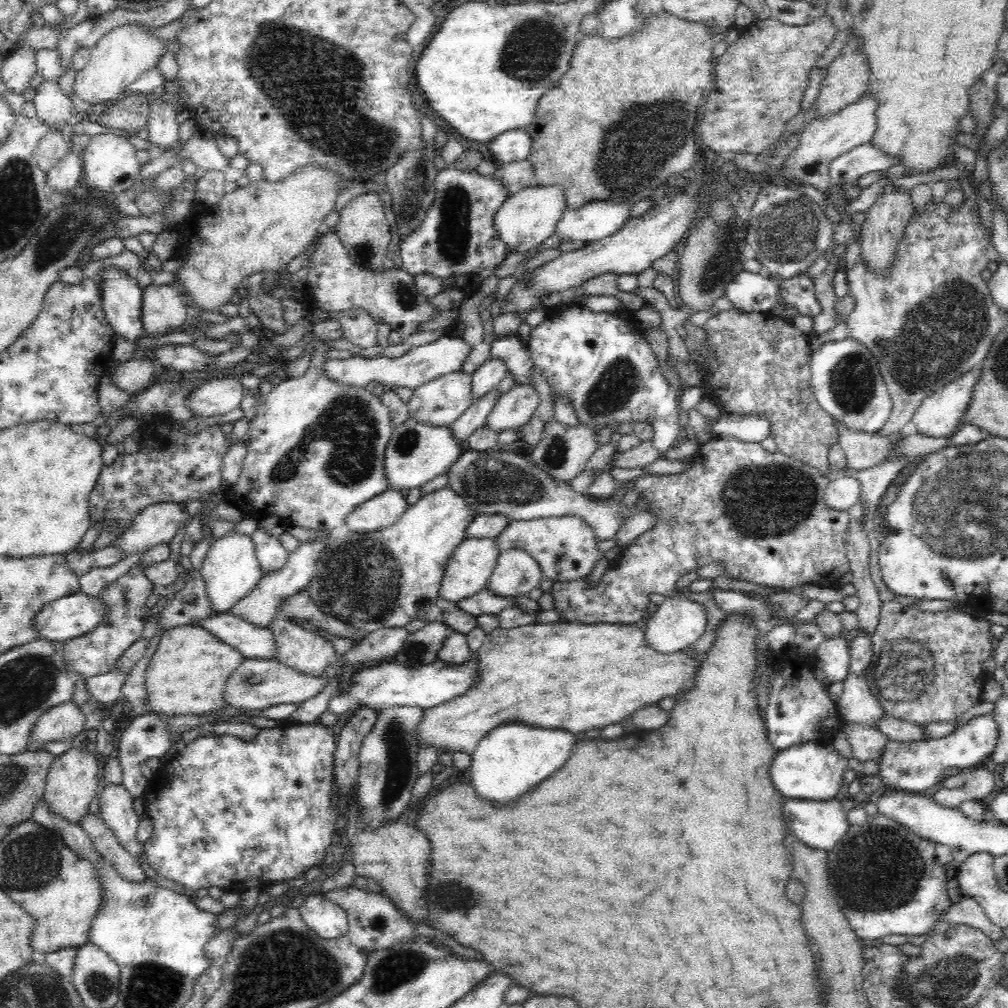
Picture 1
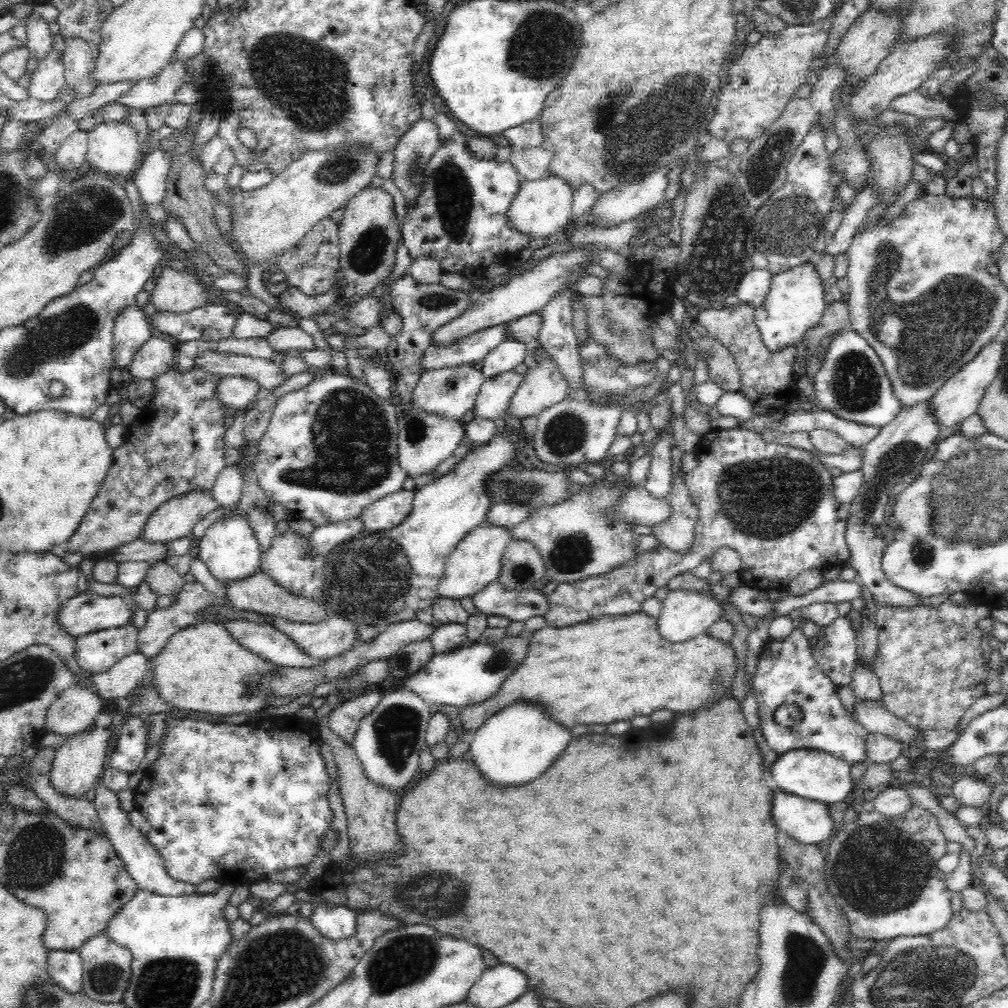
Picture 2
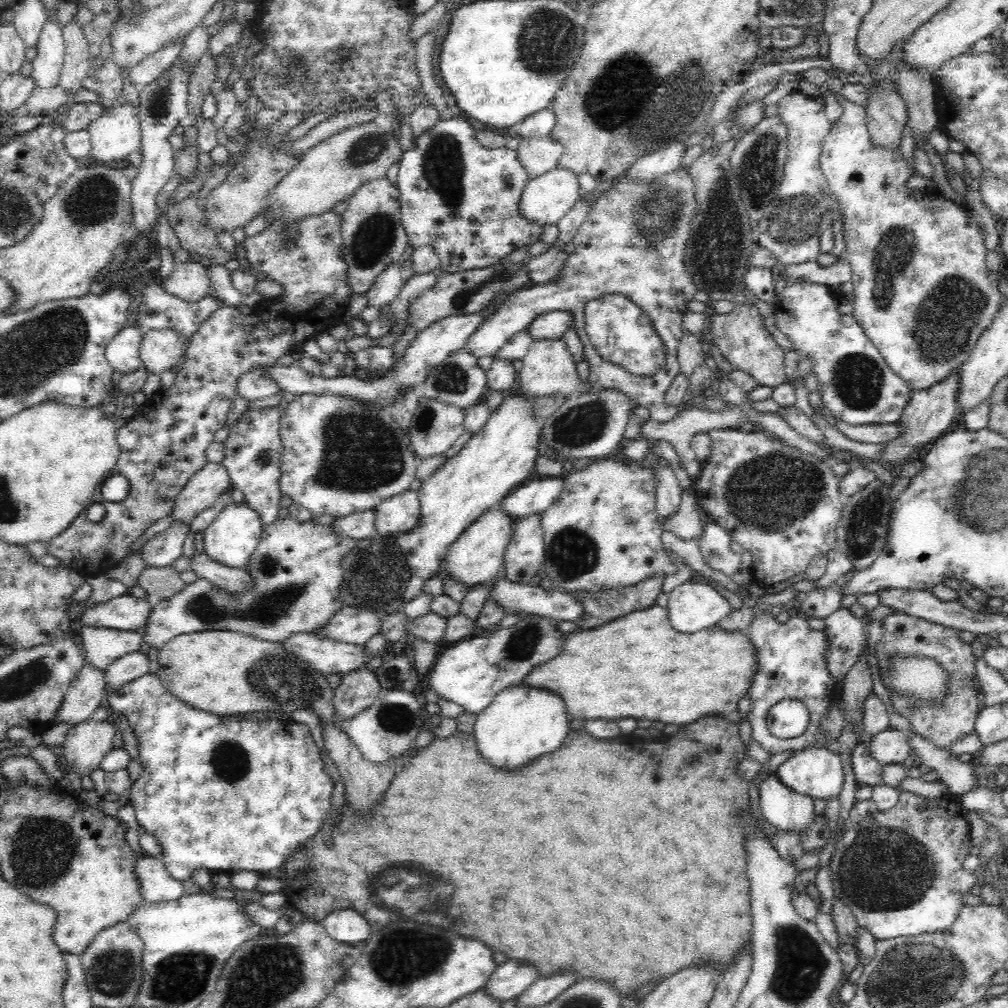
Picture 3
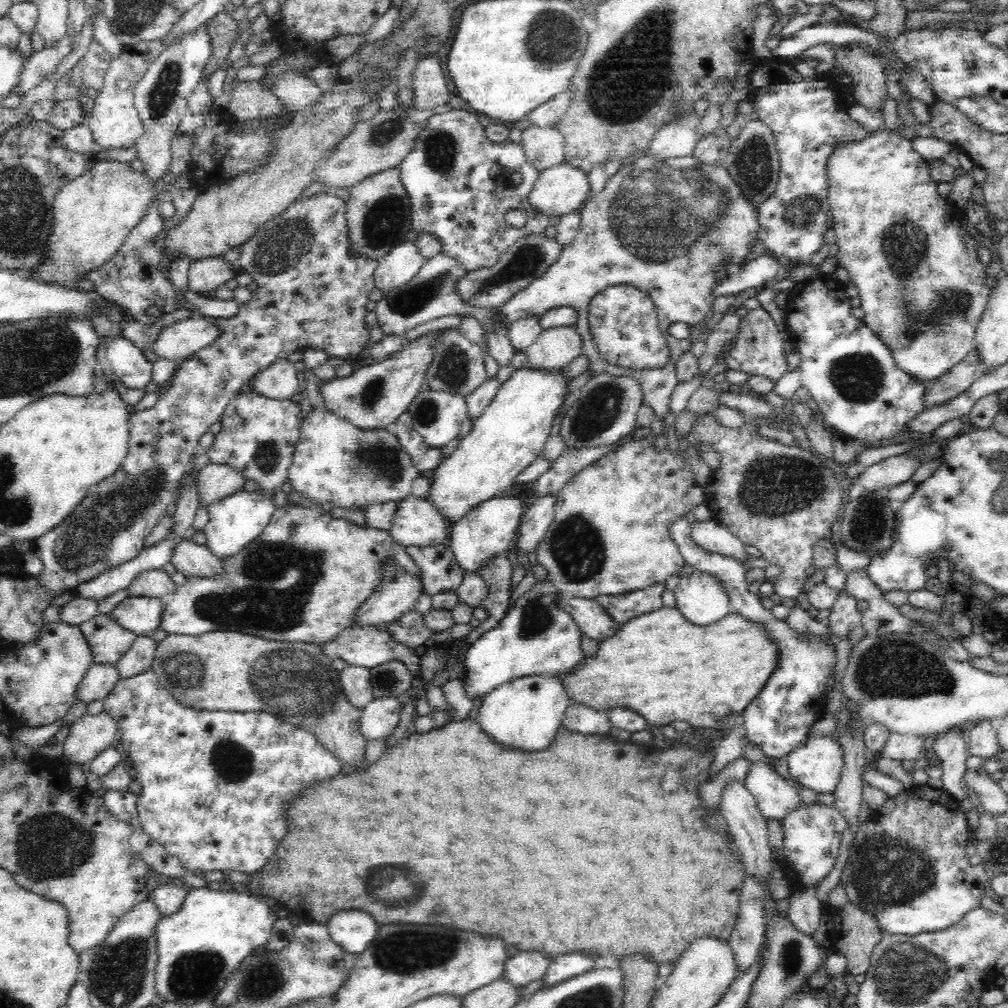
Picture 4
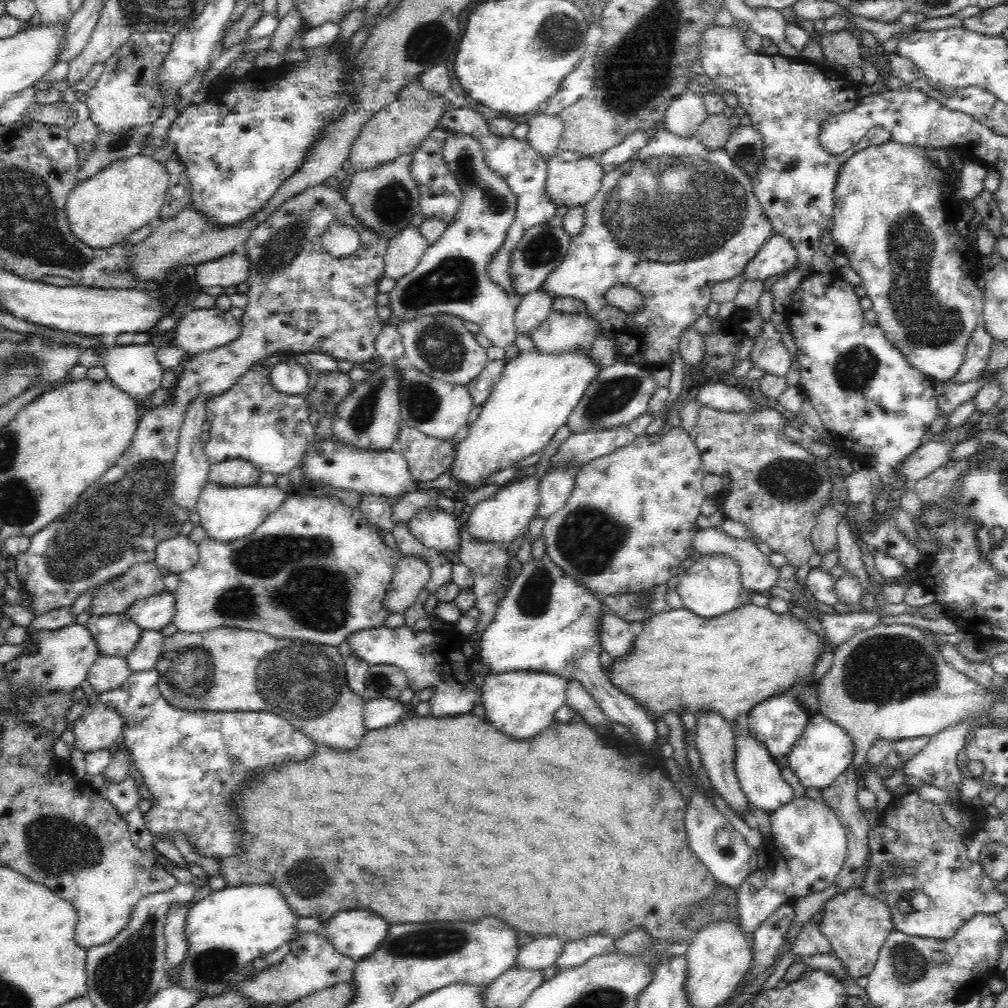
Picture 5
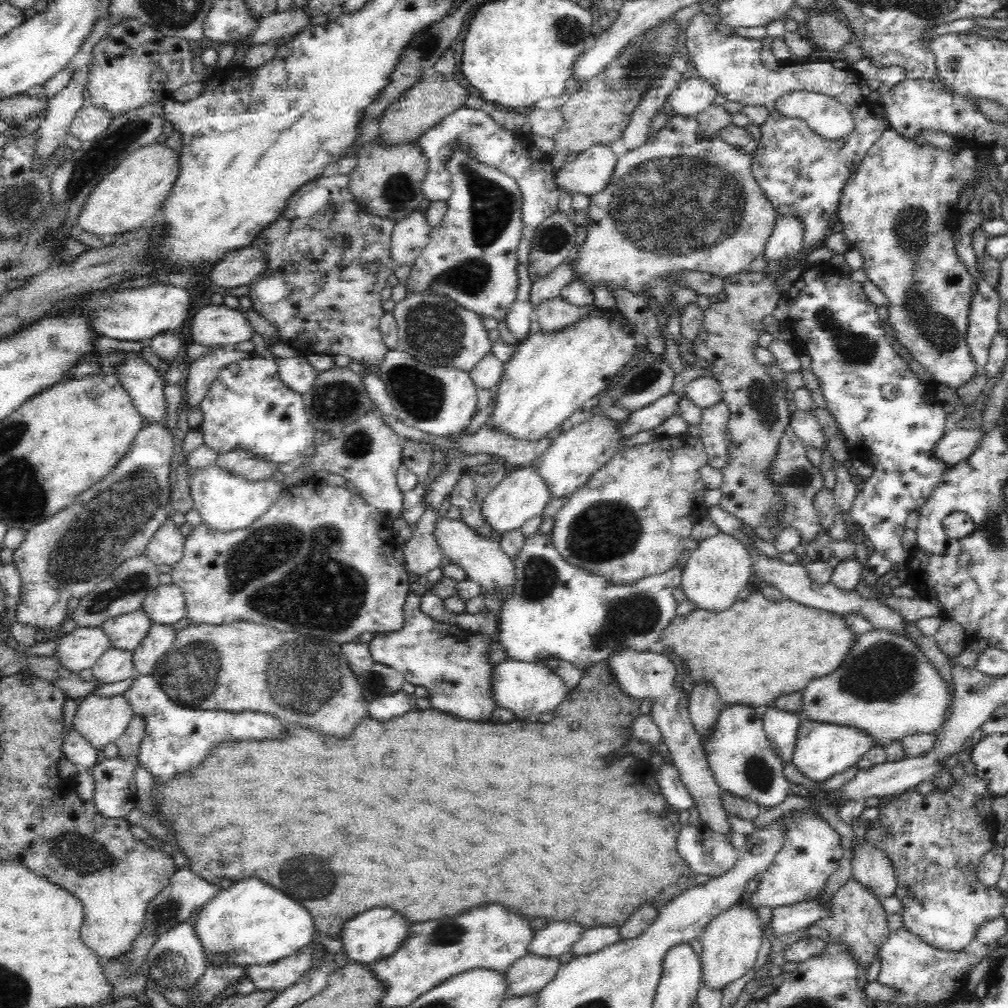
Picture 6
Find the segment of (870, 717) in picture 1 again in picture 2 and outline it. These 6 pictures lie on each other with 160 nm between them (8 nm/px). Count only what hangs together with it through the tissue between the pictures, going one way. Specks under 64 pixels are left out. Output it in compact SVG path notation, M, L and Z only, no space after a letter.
M856 698L853 708L854 718L867 733L880 733L899 743L915 740L916 729L901 718L890 714L882 700L865 701Z

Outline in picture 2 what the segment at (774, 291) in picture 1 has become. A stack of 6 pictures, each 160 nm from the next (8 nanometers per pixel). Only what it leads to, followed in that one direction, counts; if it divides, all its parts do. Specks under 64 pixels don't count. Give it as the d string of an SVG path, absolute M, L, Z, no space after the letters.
M752 269L742 275L735 290L738 302L758 308L768 296L772 273L768 269Z

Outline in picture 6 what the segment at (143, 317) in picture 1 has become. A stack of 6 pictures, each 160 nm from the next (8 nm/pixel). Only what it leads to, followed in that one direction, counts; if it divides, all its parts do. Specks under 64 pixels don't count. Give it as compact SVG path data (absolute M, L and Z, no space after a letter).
M243 247L228 251L222 259L210 266L209 280L214 286L236 288L250 284L266 266L266 257L262 251L252 247Z

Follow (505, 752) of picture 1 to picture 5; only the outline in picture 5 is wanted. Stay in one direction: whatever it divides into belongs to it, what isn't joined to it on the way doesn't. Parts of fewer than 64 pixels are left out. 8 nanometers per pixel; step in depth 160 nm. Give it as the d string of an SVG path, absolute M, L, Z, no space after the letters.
M540 671L490 673L481 689L480 701L484 707L484 720L496 724L500 732L514 740L532 740L544 728L556 722L556 711L566 704L568 681L561 676Z

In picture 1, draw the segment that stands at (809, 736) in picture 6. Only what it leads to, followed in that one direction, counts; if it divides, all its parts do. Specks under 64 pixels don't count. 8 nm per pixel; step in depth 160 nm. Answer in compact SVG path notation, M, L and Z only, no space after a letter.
M830 741L799 743L778 751L771 764L769 777L776 790L785 799L825 801L834 799L840 786L847 758L834 749Z

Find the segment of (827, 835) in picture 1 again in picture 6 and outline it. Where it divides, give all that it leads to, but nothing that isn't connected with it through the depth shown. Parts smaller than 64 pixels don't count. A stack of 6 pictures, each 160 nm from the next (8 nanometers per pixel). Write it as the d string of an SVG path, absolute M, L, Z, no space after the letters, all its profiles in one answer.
M751 705L725 706L717 717L717 724L710 729L709 736L702 737L702 747L722 792L731 792L760 805L762 809L770 809L786 800L790 794L791 782L782 774L782 764L785 762L782 762L782 759L776 755L771 743L768 742L764 728L762 728L762 721L762 714L758 714L758 709L752 708Z

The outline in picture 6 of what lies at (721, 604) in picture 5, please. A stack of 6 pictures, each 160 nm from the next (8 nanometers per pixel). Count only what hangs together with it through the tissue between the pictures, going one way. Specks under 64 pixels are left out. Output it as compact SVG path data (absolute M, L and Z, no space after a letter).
M723 533L700 541L697 550L683 568L681 588L696 609L719 613L728 610L737 600L740 590L751 583L752 561L740 540Z

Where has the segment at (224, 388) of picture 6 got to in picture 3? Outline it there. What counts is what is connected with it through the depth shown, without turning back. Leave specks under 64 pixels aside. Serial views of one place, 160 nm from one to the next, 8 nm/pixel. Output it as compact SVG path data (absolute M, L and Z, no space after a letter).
M265 407L252 410L239 418L240 422L232 428L232 434L225 442L225 458L222 465L228 469L232 484L244 494L246 504L260 515L263 527L278 519L280 500L280 453L283 452L282 422L280 410Z

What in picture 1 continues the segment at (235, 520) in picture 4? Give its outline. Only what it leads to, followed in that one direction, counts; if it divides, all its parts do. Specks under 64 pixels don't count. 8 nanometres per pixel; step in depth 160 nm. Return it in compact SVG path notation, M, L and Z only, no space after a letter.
M231 532L213 542L212 548L209 549L201 564L200 574L206 585L210 607L218 614L230 613L231 608L239 603L264 575L260 570L259 561L256 560L251 536Z

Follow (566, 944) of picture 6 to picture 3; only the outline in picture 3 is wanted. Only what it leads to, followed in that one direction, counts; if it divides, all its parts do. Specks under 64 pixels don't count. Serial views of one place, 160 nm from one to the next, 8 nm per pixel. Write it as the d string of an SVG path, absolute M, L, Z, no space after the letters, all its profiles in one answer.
M510 960L497 966L482 991L502 1003L522 994L538 977L536 968Z

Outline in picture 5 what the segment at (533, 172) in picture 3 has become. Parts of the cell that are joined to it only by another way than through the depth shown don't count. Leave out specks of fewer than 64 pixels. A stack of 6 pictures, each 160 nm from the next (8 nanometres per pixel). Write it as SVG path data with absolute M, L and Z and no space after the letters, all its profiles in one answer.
M546 113L540 114L532 120L528 120L528 132L526 139L544 161L548 162L558 153L559 140L563 133L562 119L556 116L548 116Z

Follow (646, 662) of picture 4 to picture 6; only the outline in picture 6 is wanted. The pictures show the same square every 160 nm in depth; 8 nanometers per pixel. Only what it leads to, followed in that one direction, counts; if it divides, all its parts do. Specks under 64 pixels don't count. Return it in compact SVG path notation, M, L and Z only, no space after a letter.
M754 592L746 600L737 600L728 610L713 613L700 609L682 615L675 615L667 628L660 632L656 649L662 654L671 652L682 660L684 672L696 684L707 684L716 688L722 704L751 705L755 709L764 709L780 696L806 689L808 680L816 676L826 676L846 660L855 642L854 634L842 622L838 615L810 608L796 601L772 603L760 592Z

